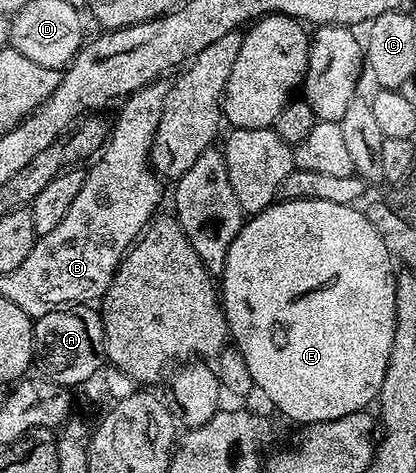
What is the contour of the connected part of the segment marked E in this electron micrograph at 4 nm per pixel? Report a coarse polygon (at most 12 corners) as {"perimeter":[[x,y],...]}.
{"perimeter":[[277,201],[218,283],[299,425],[375,400],[394,260],[355,206]]}

